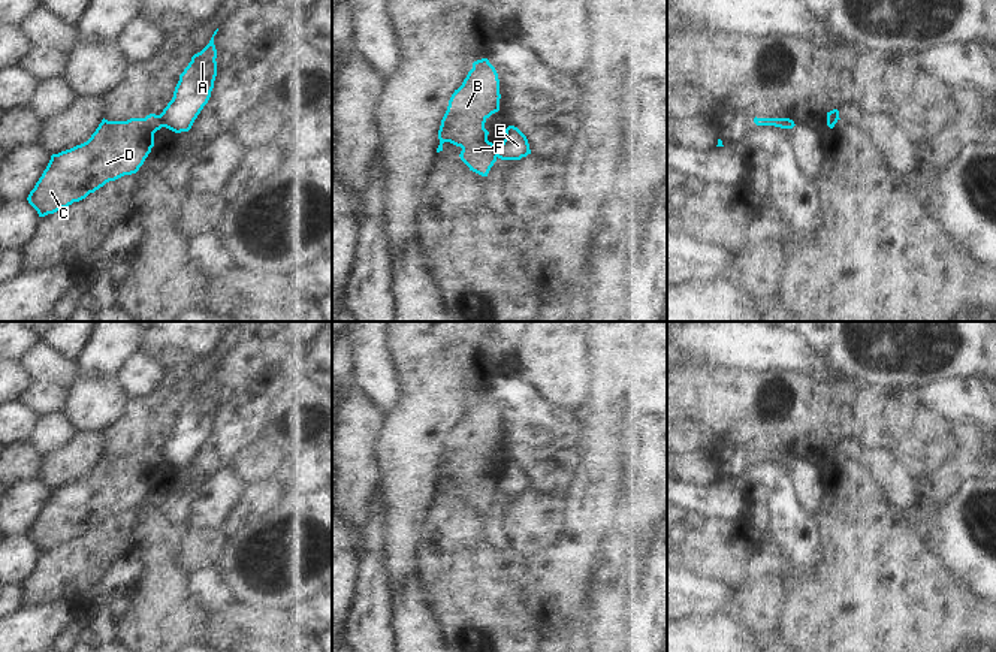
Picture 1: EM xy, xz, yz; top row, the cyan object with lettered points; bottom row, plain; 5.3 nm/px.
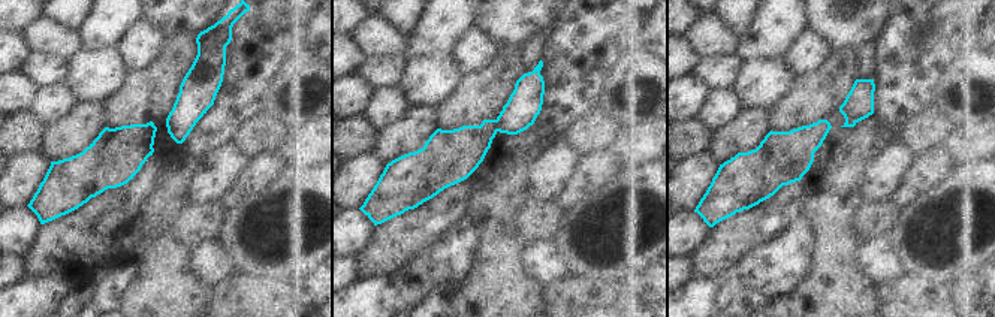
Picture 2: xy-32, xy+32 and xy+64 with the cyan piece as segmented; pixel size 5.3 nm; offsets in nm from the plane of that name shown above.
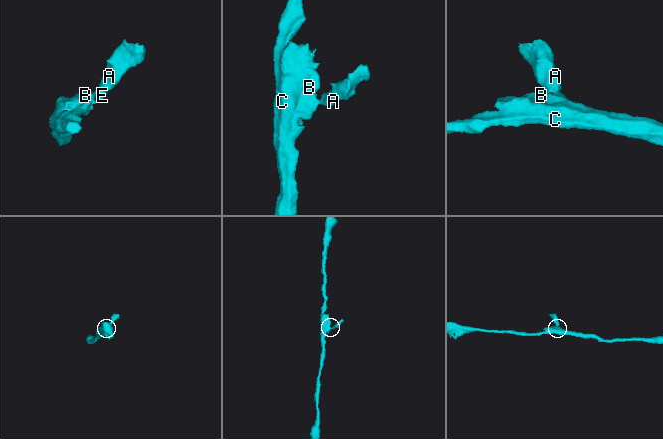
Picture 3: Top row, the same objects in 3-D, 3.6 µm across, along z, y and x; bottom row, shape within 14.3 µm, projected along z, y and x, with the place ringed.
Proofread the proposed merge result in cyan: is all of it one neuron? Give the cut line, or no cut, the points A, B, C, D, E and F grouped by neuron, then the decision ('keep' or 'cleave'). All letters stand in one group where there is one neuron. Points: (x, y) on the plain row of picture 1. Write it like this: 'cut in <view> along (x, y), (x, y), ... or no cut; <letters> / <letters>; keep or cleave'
cut in xy along (160, 449), (165, 461); A E / B C D F; cleave

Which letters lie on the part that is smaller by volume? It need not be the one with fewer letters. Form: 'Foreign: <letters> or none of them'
Foreign: A, E

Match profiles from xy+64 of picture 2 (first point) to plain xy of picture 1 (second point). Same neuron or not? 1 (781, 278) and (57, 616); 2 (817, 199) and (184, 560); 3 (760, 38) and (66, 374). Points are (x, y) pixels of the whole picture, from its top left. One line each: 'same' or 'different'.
1: same
2: different
3: different

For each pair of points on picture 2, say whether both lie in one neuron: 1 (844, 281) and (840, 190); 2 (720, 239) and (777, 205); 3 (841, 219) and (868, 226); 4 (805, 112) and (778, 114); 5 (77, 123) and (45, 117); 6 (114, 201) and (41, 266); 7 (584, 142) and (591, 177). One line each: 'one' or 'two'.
1: one
2: one
3: two
4: one
5: two
6: one
7: two

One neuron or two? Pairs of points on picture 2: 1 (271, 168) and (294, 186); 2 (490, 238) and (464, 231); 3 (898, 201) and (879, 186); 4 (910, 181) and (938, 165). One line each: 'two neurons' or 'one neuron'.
1: two neurons
2: two neurons
3: two neurons
4: one neuron

